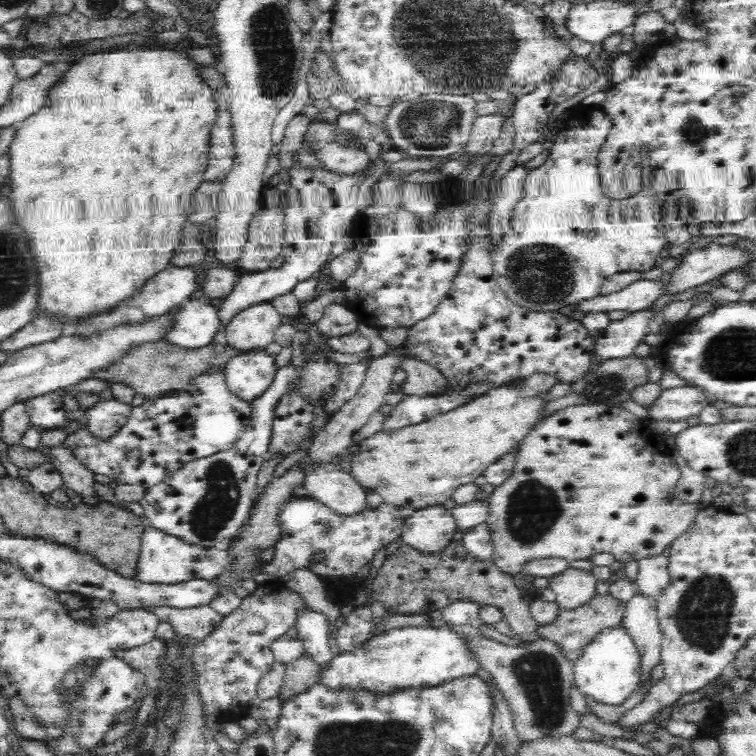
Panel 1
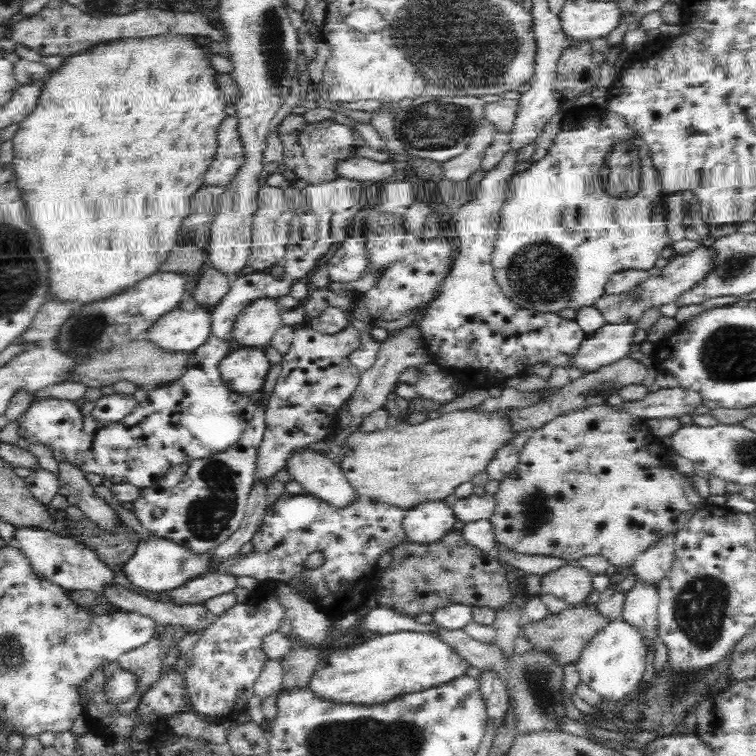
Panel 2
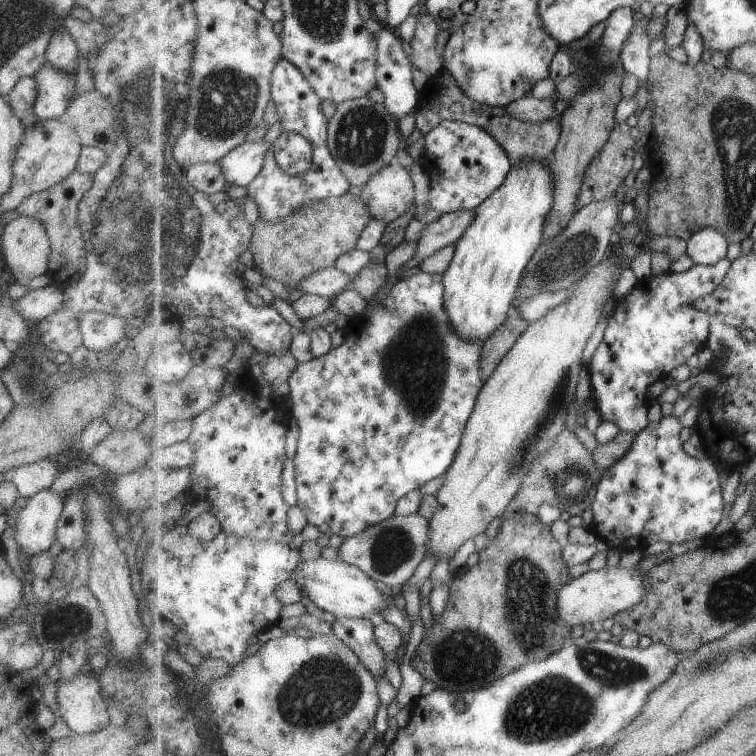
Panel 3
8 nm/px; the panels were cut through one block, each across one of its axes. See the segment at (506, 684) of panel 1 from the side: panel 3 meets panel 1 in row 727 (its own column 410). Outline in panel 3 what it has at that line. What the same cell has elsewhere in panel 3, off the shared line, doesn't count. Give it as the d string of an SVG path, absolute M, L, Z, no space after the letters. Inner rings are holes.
M418 512L409 516L393 515L383 522L369 526L364 531L349 536L338 548L338 558L361 568L373 580L390 586L403 586L413 574L427 553L429 521Z

